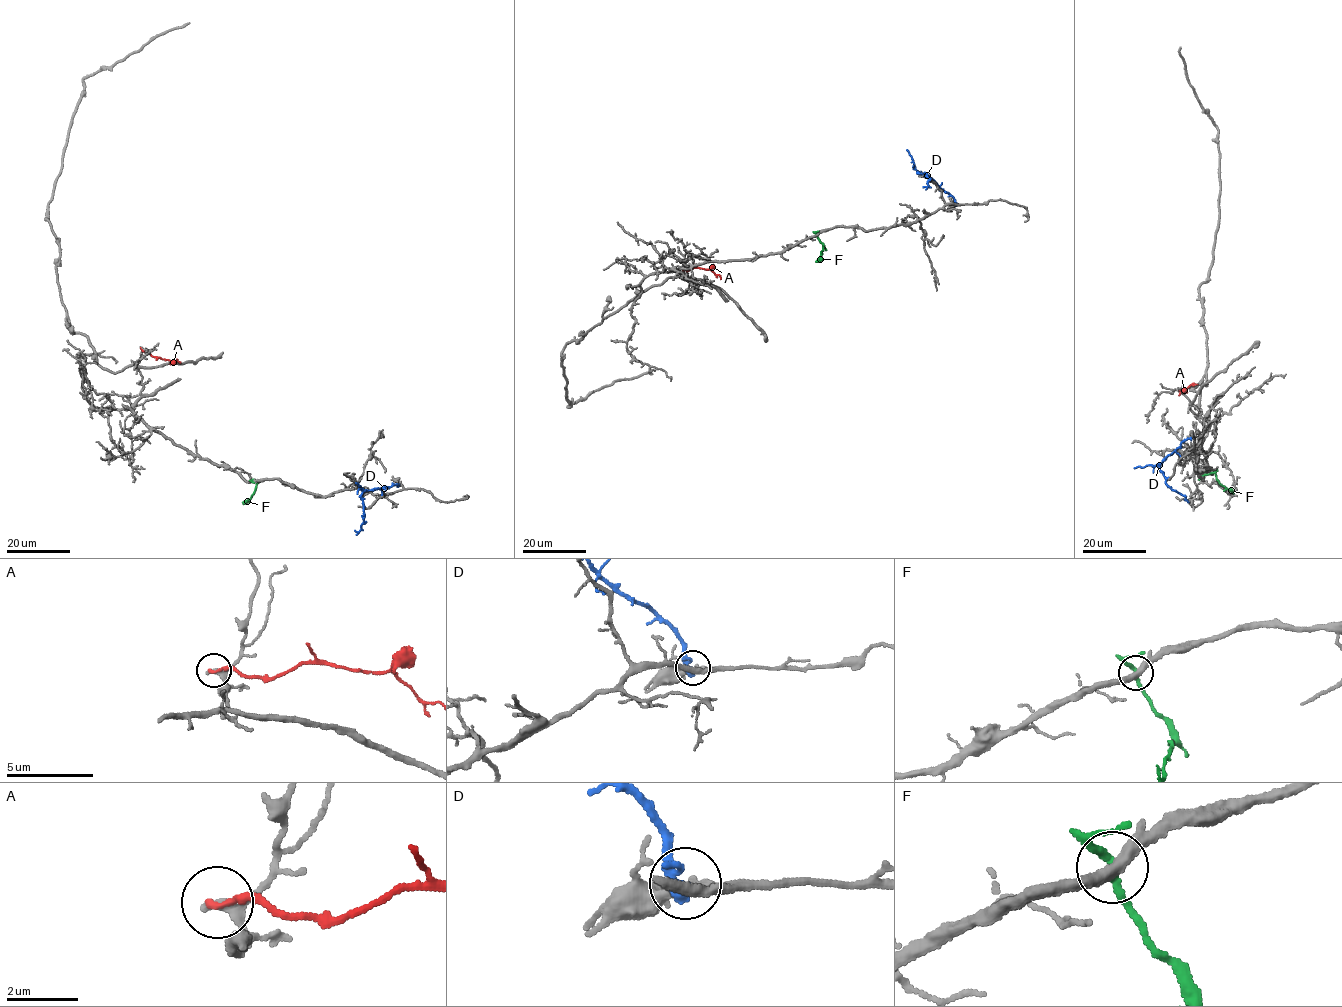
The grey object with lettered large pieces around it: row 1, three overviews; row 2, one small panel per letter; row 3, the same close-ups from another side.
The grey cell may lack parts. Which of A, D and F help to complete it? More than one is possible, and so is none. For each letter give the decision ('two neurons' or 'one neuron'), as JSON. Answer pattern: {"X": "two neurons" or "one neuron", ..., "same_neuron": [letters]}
{"A": "two neurons", "D": "two neurons", "F": "two neurons", "same_neuron": []}

